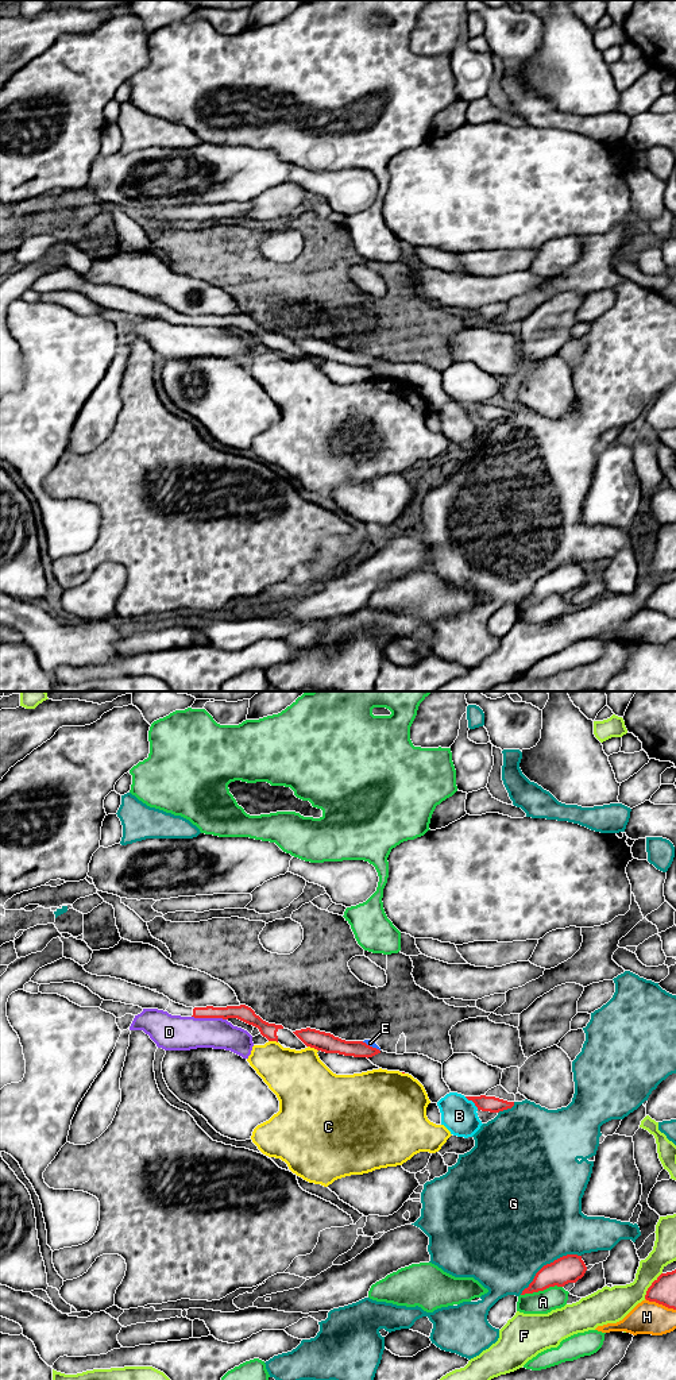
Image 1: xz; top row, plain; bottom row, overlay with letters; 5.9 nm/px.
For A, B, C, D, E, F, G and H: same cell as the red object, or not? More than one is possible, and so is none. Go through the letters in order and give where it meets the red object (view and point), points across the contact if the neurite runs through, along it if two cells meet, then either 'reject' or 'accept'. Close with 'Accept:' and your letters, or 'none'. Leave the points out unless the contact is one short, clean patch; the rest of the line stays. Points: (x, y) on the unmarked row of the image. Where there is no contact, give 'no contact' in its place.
A: meets red in xz at (541, 598); reject
B: meets red in xz at (472, 409); reject
C: meets red in xz at (313, 355); reject
D: meets red in xz at (209, 326); reject
E: meets red in xz at (371, 355); border along xz (362, 350), (379, 359); reject
F: meets red in xz at (651, 594); reject
G: meets red in xz at (548, 573); reject
H: meets red in xz at (660, 612); reject
Accept: none

